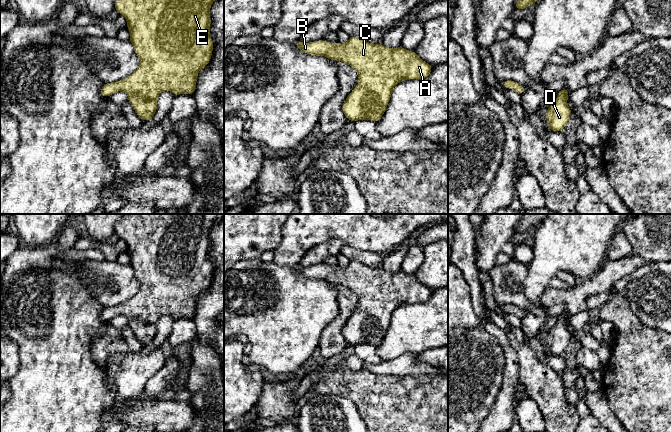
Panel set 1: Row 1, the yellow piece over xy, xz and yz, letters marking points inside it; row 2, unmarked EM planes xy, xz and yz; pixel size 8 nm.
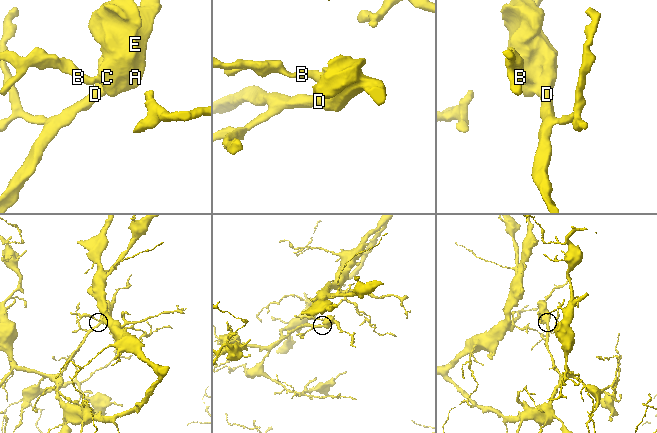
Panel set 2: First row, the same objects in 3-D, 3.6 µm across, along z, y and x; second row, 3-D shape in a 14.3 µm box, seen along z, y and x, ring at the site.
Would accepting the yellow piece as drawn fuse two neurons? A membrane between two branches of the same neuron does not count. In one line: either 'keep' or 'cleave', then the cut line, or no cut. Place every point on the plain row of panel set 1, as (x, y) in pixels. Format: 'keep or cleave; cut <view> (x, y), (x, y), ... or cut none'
keep; cut none

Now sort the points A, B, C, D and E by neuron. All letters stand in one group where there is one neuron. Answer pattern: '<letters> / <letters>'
A B C D E

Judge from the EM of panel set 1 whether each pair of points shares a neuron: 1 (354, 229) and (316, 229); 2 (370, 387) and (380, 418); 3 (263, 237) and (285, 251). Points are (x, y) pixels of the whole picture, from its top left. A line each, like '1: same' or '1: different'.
1: same
2: same
3: different

